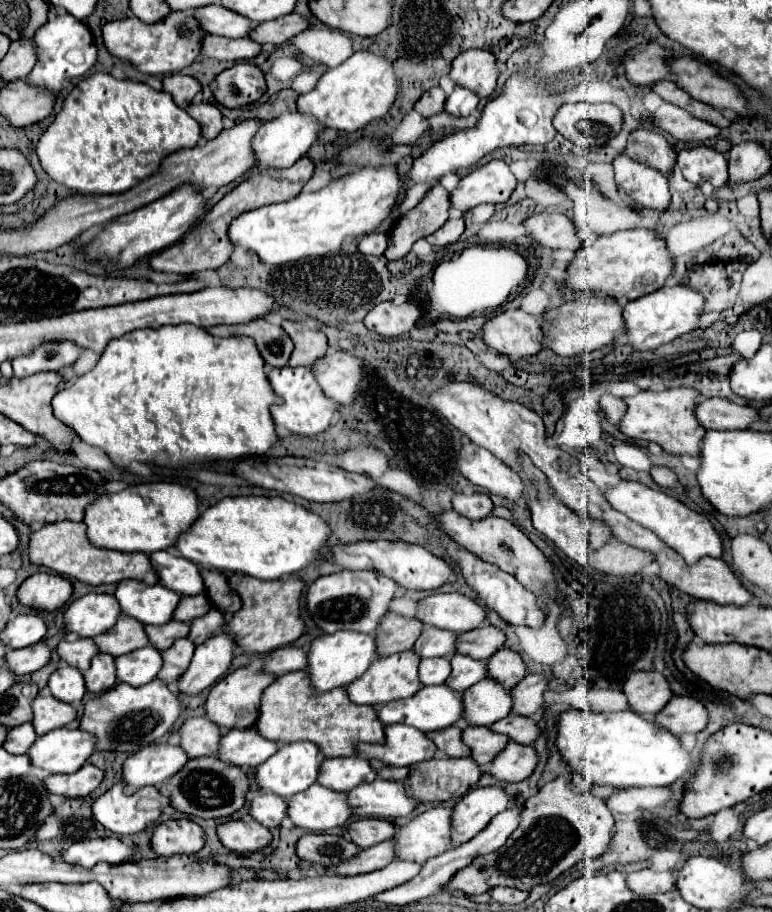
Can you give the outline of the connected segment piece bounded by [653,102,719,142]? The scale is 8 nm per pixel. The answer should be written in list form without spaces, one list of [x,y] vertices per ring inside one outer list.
[[[667,102],[655,112],[653,118],[655,118],[655,126],[663,128],[665,132],[685,142],[701,142],[719,134],[719,130],[713,124],[699,120],[689,112],[685,112],[683,108]]]

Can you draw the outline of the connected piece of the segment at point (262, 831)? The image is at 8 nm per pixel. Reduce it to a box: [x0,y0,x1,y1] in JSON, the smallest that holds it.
[217,820,273,852]

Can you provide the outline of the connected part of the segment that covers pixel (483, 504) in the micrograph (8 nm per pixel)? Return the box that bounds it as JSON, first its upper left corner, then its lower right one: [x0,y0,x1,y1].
[453,492,493,520]

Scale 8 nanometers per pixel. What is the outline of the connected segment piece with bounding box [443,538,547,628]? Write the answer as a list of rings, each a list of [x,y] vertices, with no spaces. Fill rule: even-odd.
[[[443,538],[443,548],[449,552],[451,558],[455,558],[459,562],[459,568],[461,568],[467,584],[479,594],[479,600],[483,604],[487,604],[491,610],[495,610],[505,622],[515,624],[515,626],[527,626],[527,628],[543,628],[545,626],[547,614],[539,608],[537,596],[533,592],[529,592],[521,582],[517,582],[513,576],[509,576],[501,568],[497,568],[495,564],[483,562],[481,558],[459,548],[457,544],[447,542],[447,538]]]

